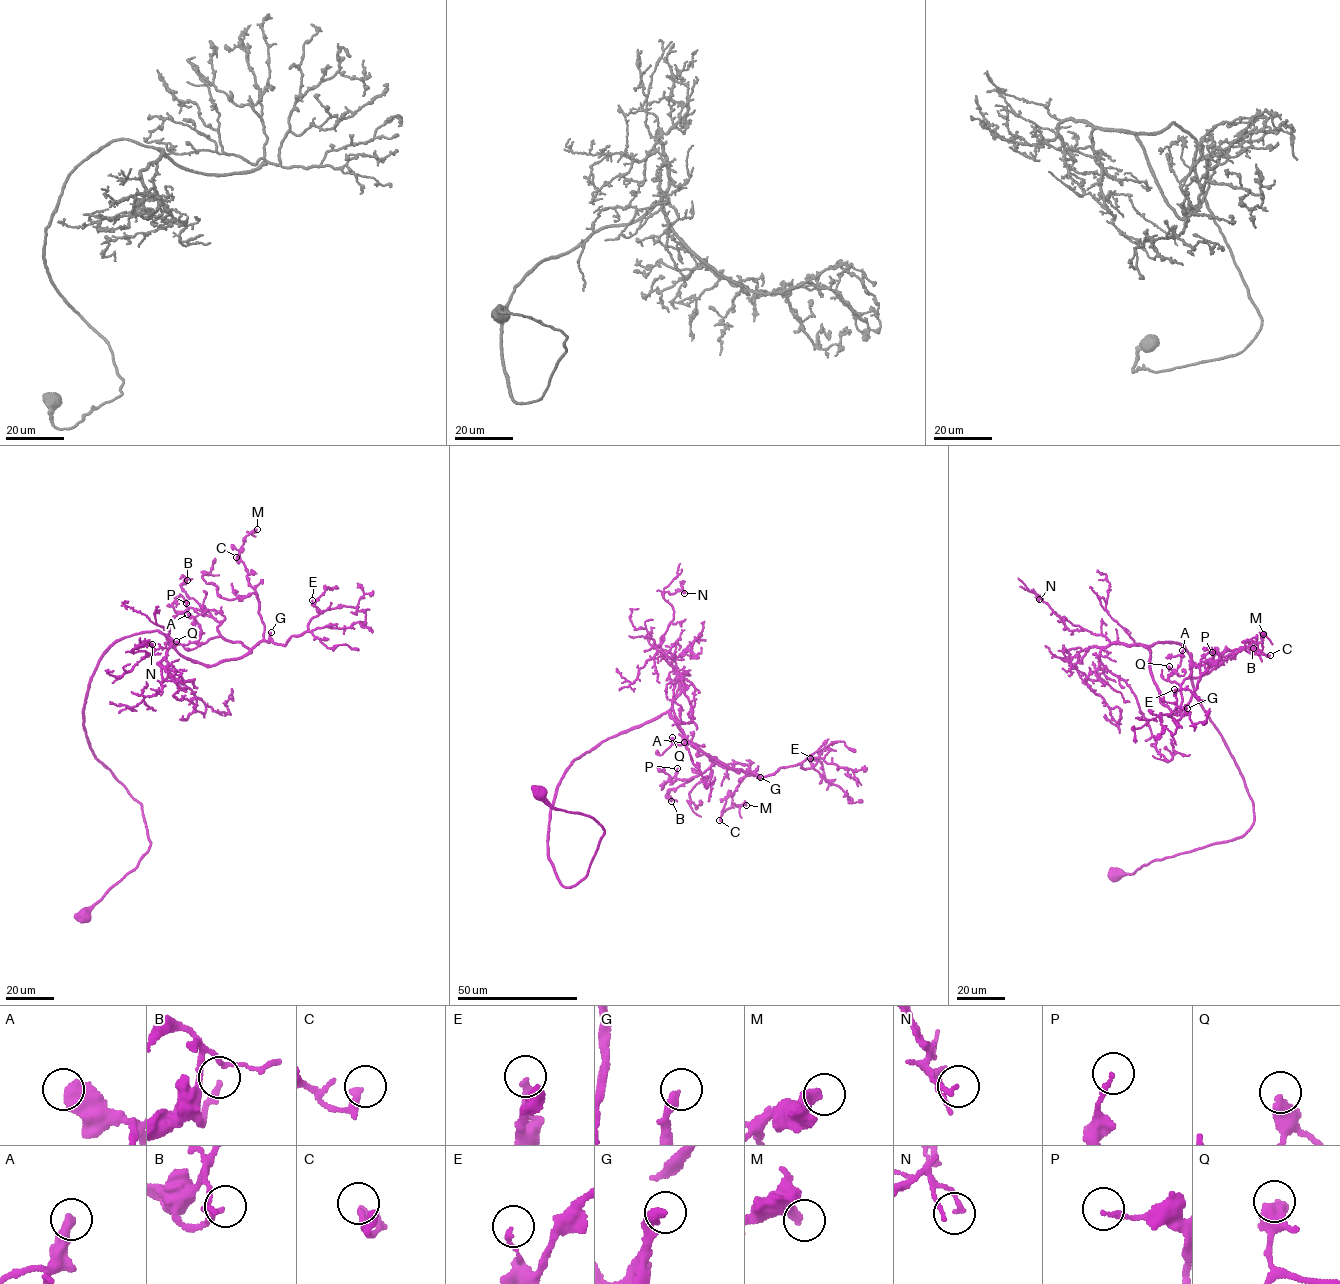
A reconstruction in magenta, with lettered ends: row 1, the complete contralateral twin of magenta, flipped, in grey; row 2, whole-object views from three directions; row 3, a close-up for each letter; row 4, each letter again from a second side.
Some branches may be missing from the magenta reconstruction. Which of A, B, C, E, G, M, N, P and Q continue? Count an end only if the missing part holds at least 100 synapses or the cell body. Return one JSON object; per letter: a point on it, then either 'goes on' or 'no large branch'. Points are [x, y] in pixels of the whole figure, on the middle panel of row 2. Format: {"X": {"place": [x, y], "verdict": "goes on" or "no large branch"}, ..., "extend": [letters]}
{"A": {"place": [684, 742], "verdict": "no large branch"}, "B": {"place": [671, 801], "verdict": "no large branch"}, "C": {"place": [719, 820], "verdict": "no large branch"}, "E": {"place": [810, 758], "verdict": "no large branch"}, "G": {"place": [760, 777], "verdict": "goes on"}, "M": {"place": [746, 805], "verdict": "no large branch"}, "N": {"place": [684, 593], "verdict": "no large branch"}, "P": {"place": [677, 768], "verdict": "no large branch"}, "Q": {"place": [672, 737], "verdict": "no large branch"}, "extend": ["G"]}

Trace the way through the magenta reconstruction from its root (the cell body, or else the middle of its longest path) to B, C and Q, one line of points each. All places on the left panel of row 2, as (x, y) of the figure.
B: (82, 916), (151, 842), (83, 725), (102, 653), (157, 631), (207, 664), (251, 652), (187, 580)
C: (82, 916), (151, 842), (91, 747), (90, 677), (147, 632), (207, 664), (246, 655), (264, 628), (236, 557)
Q: (82, 916), (151, 842), (83, 725), (102, 653), (157, 631), (207, 664), (251, 652), (176, 641)

